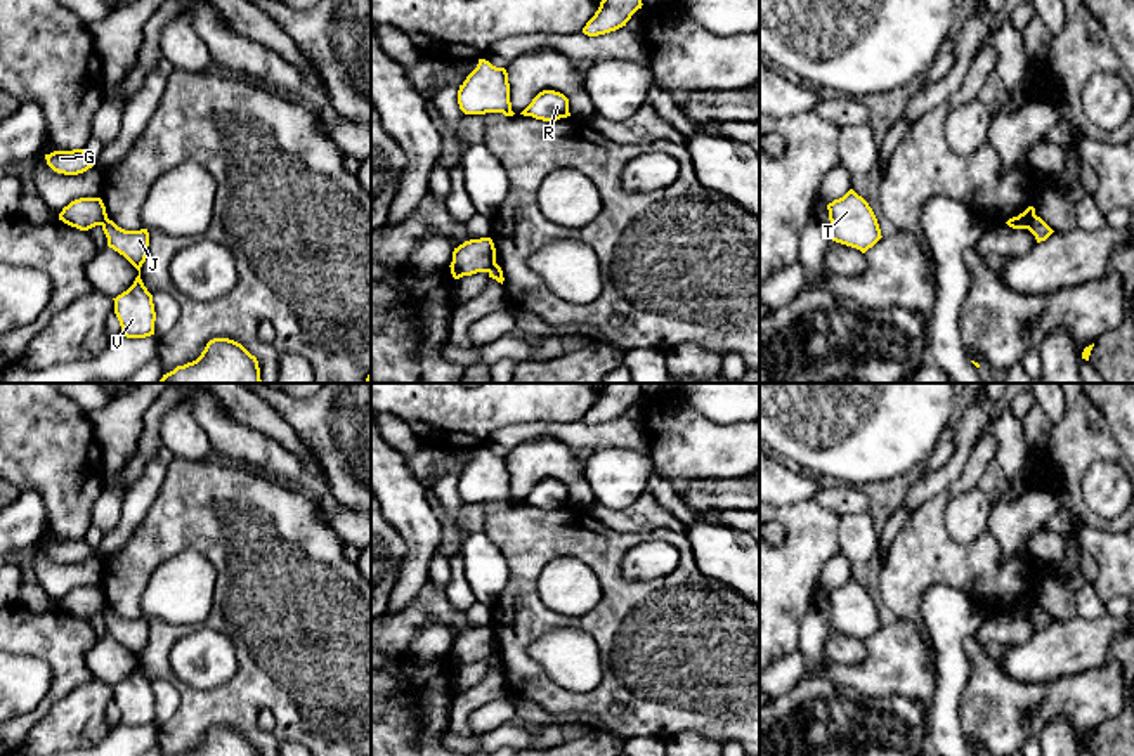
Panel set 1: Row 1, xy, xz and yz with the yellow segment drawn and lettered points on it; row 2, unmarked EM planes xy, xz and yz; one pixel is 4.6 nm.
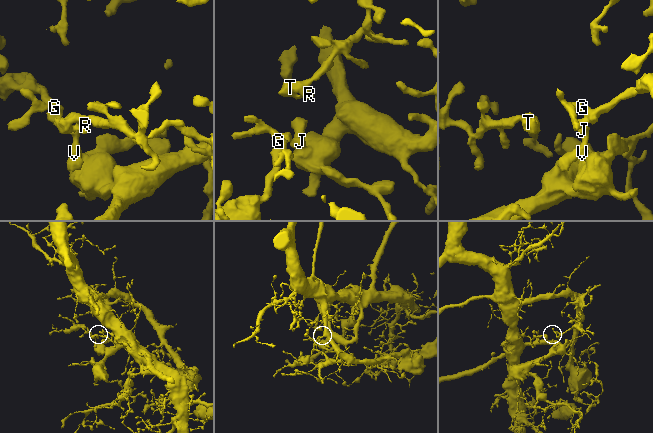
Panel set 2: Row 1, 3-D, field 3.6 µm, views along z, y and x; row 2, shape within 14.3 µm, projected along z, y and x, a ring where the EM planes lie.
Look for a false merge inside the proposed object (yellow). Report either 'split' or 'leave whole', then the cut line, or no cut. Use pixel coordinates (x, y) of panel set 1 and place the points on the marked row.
split; cut yz (1036, 215), (1025, 228)

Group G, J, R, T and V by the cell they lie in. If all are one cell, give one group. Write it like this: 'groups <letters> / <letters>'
groups G / J R T V

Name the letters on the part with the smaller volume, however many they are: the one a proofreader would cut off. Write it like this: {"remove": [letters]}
{"remove": ["G"]}

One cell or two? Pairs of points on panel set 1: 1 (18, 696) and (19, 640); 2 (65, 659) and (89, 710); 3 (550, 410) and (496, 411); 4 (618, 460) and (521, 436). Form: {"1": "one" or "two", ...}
{"1": "two", "2": "two", "3": "one", "4": "two"}

